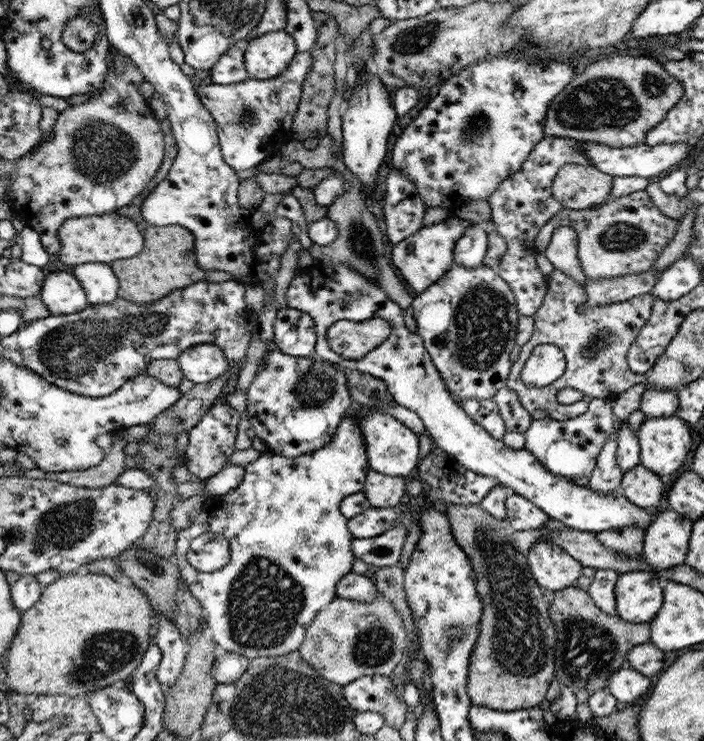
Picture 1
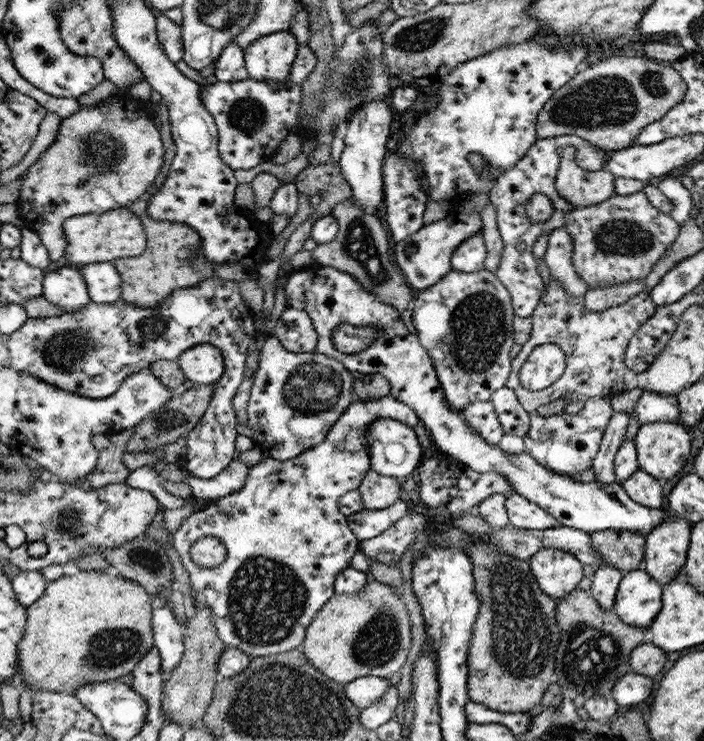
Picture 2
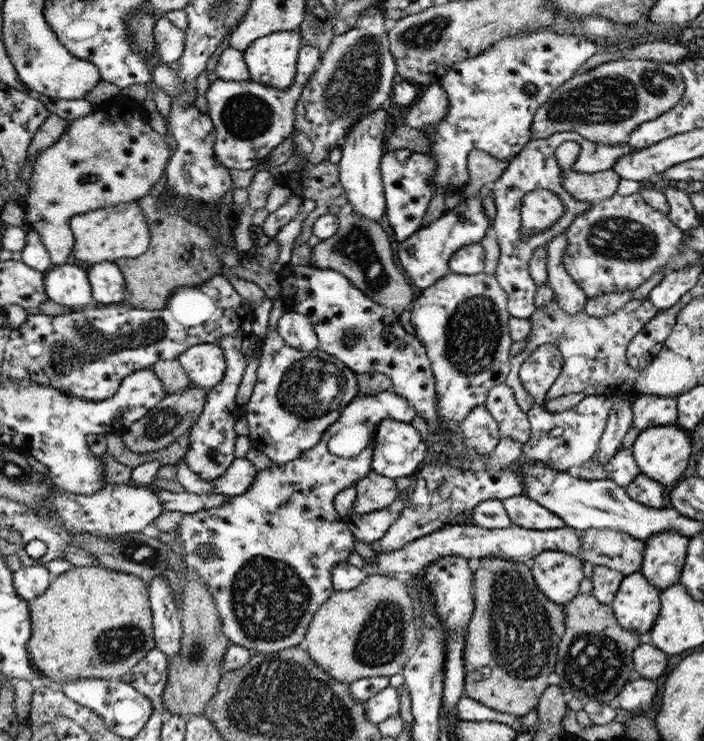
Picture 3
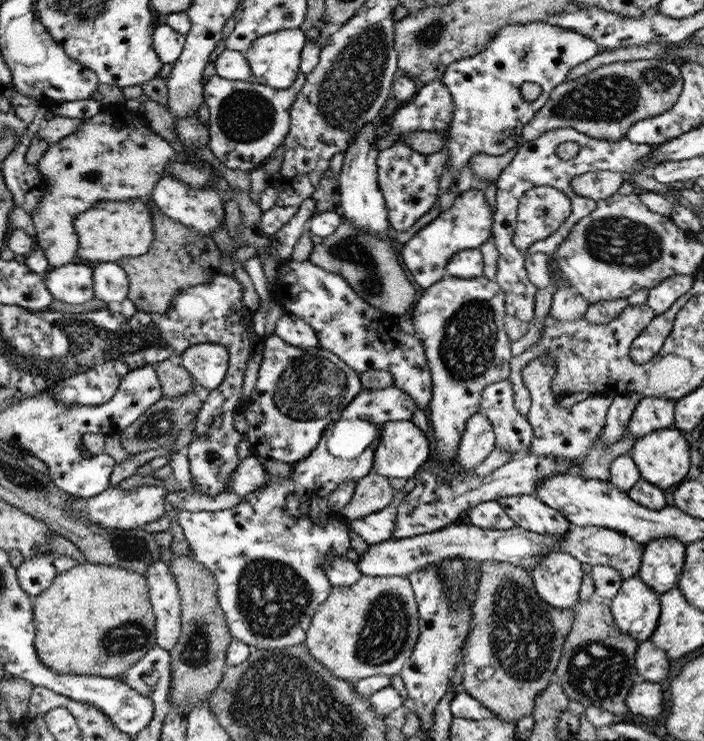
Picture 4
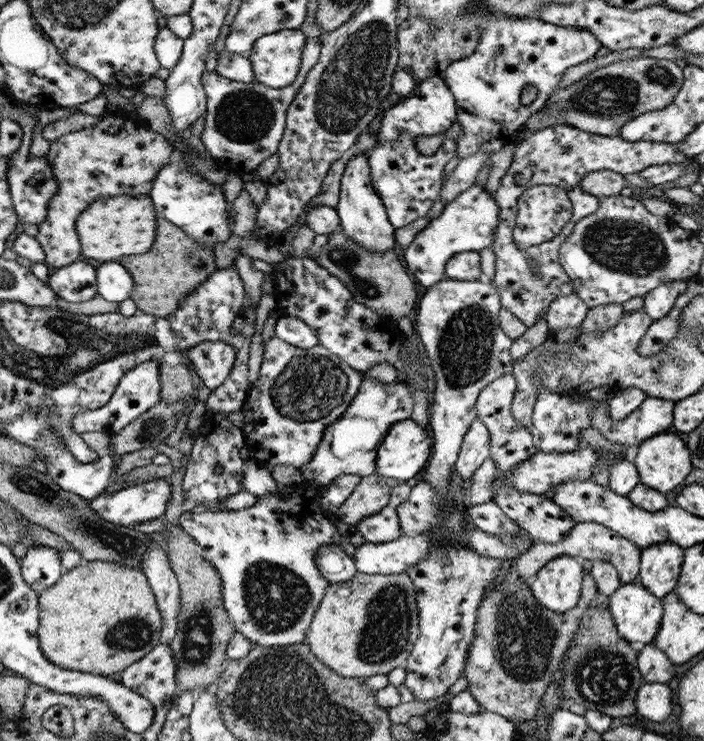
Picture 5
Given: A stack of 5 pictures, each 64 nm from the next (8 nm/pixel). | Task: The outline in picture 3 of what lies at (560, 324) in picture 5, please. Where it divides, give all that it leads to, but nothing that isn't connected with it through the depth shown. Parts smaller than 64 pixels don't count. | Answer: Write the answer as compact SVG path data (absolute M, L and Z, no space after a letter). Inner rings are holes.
M560 234L550 240L547 250L548 285L553 290L553 297L559 301L559 305L573 315L585 308L587 301L584 290L570 278L571 274L565 268L562 257L566 251L566 236Z

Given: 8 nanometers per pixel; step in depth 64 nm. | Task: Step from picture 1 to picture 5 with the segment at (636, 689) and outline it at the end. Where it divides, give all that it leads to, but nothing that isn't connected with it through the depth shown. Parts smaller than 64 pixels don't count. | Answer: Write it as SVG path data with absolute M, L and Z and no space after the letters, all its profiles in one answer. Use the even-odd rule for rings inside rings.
M644 683L636 691L636 711L642 717L663 722L672 716L672 689L667 683Z

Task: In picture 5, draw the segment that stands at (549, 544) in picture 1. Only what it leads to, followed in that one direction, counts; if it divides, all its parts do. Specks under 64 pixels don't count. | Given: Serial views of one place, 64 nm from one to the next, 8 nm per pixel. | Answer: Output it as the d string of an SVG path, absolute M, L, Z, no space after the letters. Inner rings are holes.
M558 555L535 572L530 586L543 607L565 613L580 600L584 568L573 557Z

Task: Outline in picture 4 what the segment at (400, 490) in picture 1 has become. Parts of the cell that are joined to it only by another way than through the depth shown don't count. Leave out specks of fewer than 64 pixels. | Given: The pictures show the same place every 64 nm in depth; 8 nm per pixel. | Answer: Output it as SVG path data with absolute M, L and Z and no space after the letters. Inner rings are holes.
M368 472L356 481L352 500L340 511L340 515L345 521L356 520L382 510L392 503L395 491L385 476Z

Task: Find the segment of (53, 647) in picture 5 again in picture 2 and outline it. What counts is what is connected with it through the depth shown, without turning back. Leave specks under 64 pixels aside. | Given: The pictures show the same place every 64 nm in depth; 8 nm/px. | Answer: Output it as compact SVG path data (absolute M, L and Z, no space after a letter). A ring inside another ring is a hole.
M80 570L76 575L62 575L47 584L44 594L27 607L25 634L18 643L18 685L39 690L72 693L81 686L116 680L133 672L152 644L152 607L150 595L137 582L111 570Z

